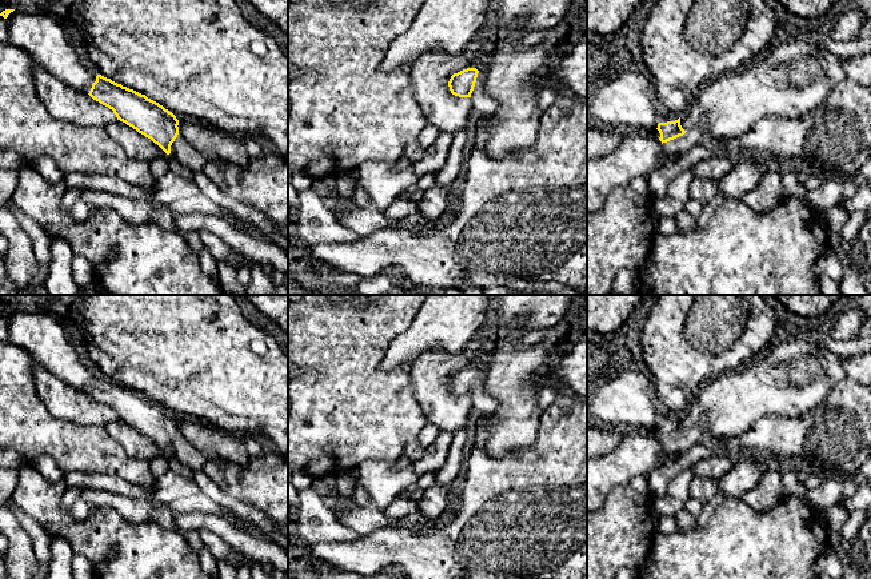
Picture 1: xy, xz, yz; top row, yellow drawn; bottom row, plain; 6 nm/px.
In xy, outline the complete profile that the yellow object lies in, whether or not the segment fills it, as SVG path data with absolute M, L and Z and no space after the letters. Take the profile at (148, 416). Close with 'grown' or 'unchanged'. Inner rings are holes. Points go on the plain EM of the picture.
M101 374L96 375L96 380L92 383L92 387L88 394L93 399L112 408L117 419L125 422L127 424L136 428L139 432L151 438L167 454L172 454L179 464L195 472L203 471L203 467L208 462L209 456L205 456L203 452L200 452L179 432L179 419L172 411L165 408L163 404L148 398L145 394L123 386L121 383L117 383Z | grown

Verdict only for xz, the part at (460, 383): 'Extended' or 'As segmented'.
Extended

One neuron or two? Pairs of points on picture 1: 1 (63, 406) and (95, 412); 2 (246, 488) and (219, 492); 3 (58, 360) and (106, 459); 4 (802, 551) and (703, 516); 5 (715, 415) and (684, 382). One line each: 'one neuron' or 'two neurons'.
1: one neuron
2: two neurons
3: two neurons
4: two neurons
5: two neurons

